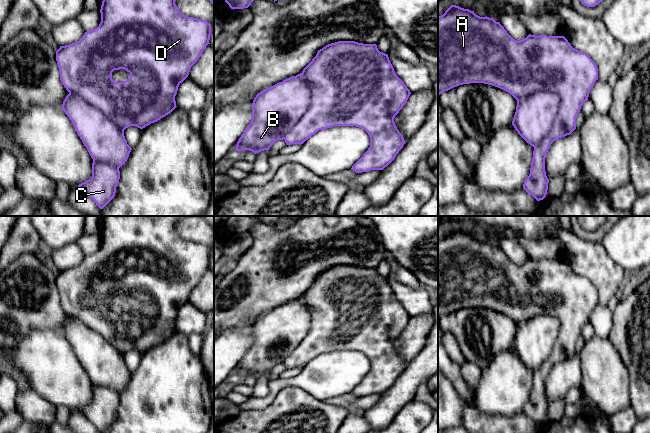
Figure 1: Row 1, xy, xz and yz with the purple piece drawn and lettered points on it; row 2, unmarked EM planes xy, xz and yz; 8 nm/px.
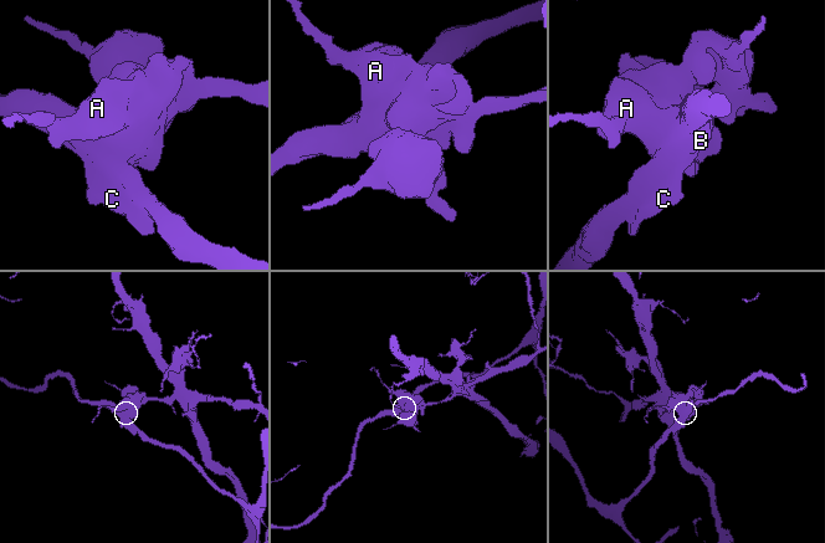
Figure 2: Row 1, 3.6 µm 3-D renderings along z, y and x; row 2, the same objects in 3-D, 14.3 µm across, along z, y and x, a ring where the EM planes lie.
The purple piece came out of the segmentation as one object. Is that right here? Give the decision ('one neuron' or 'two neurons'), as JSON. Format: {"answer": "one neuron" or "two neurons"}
{"answer": "two neurons"}

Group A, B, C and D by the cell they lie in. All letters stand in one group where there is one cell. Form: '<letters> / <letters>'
A C D / B

